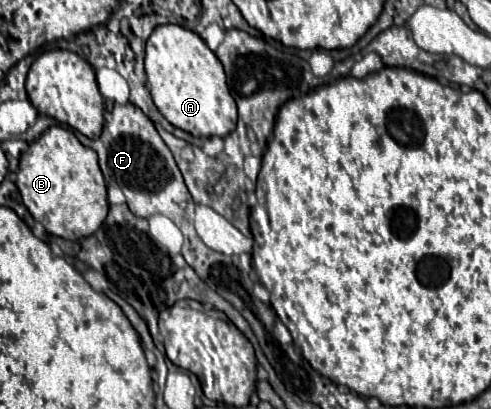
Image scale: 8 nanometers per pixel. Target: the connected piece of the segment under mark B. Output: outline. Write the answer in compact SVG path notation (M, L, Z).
M59 125L45 129L37 141L29 143L27 151L21 155L17 187L23 197L25 207L33 215L33 219L39 221L51 235L71 239L71 241L83 239L83 237L93 235L107 217L107 209L109 209L107 189L105 189L103 173L97 163L97 153L93 153L93 149L85 147L69 129L63 129Z

